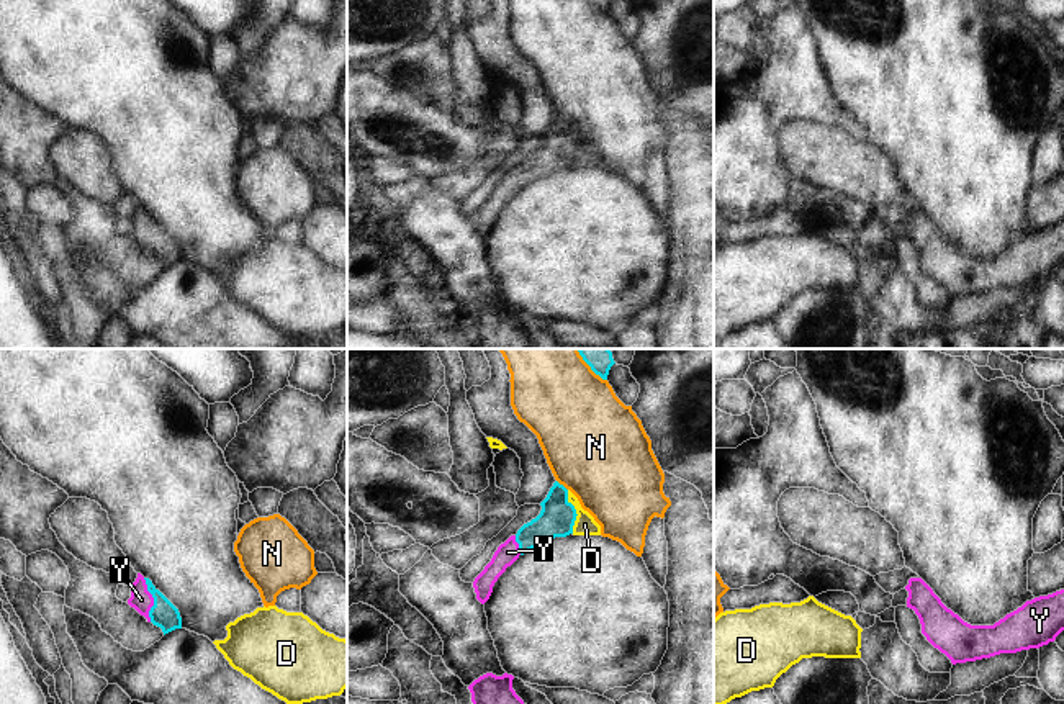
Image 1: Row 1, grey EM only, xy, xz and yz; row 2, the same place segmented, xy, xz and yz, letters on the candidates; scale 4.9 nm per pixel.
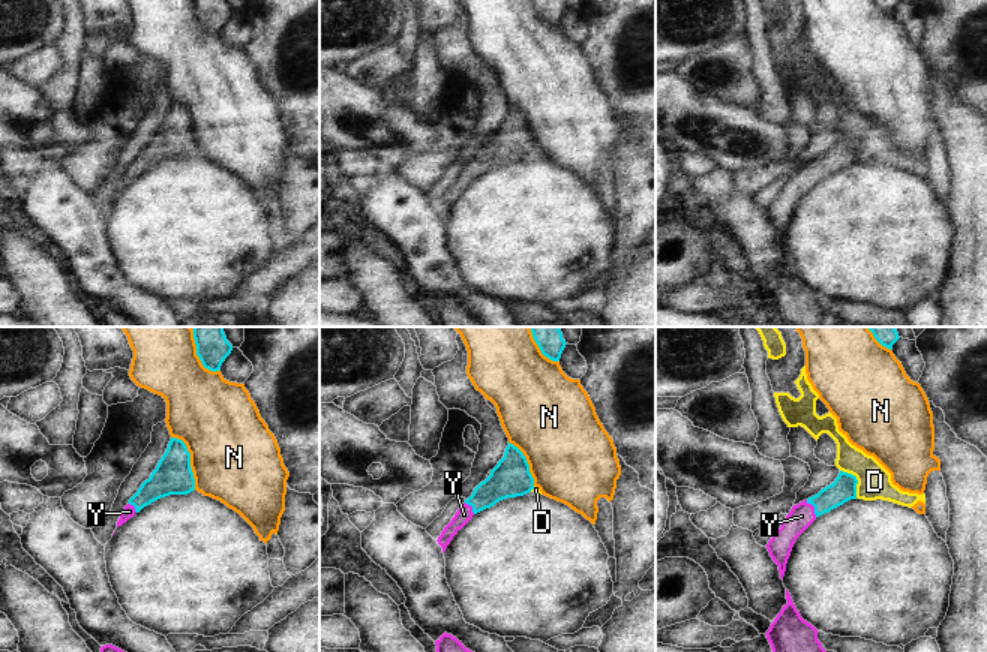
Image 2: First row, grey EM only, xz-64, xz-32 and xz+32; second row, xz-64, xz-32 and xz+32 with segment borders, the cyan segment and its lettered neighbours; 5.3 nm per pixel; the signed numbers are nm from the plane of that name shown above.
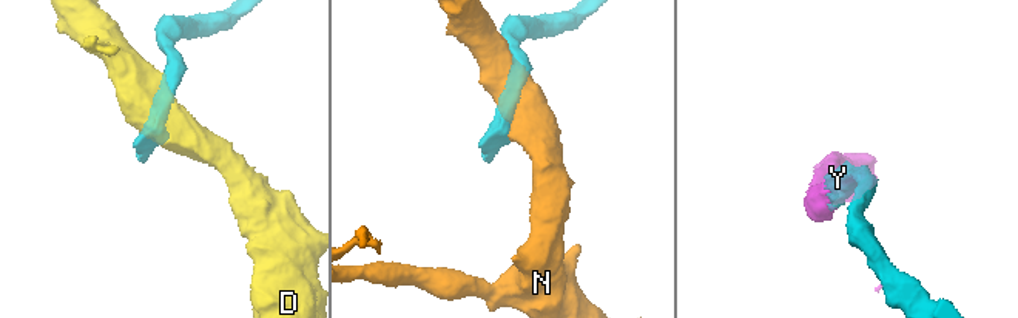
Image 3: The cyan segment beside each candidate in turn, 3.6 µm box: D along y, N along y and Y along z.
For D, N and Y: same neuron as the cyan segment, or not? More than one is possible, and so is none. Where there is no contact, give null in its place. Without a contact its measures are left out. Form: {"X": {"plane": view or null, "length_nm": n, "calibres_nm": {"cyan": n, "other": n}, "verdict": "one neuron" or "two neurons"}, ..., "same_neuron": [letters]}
{"D": {"plane": "xz", "length_nm": 220, "calibres_nm": {"cyan": 180, "other": 110}, "verdict": "two neurons"}, "N": {"plane": "xz", "length_nm": 80, "calibres_nm": {"cyan": 180, "other": 500}, "verdict": "two neurons"}, "Y": {"plane": "xy", "length_nm": 220, "calibres_nm": {"cyan": 140, "other": 110}, "verdict": "one neuron"}, "same_neuron": ["Y"]}

